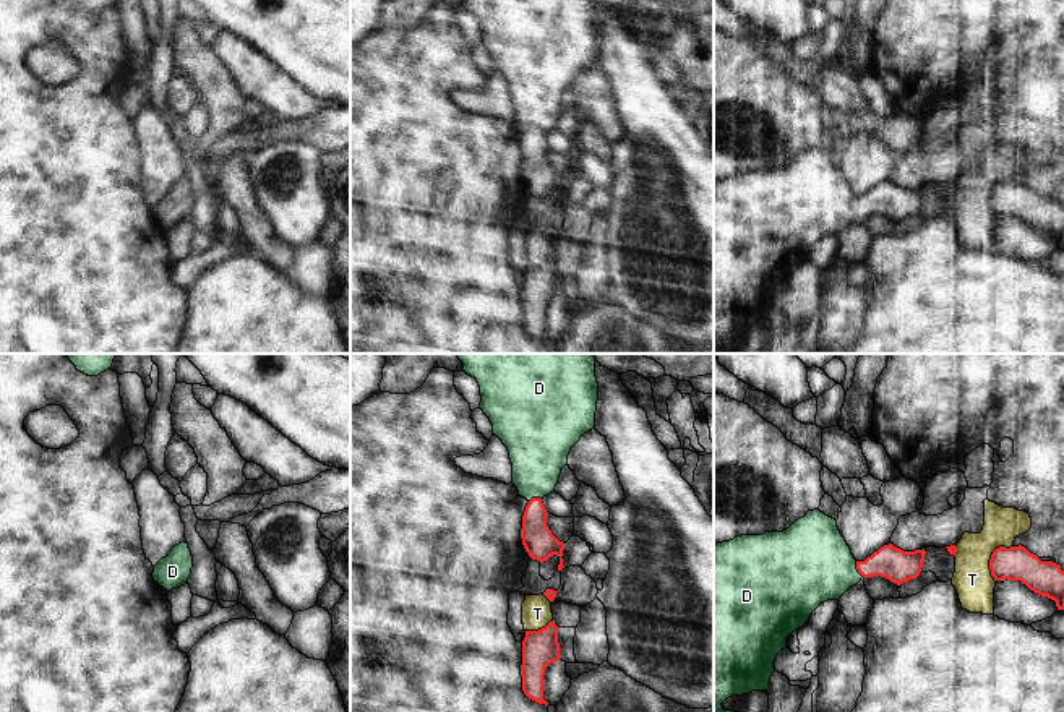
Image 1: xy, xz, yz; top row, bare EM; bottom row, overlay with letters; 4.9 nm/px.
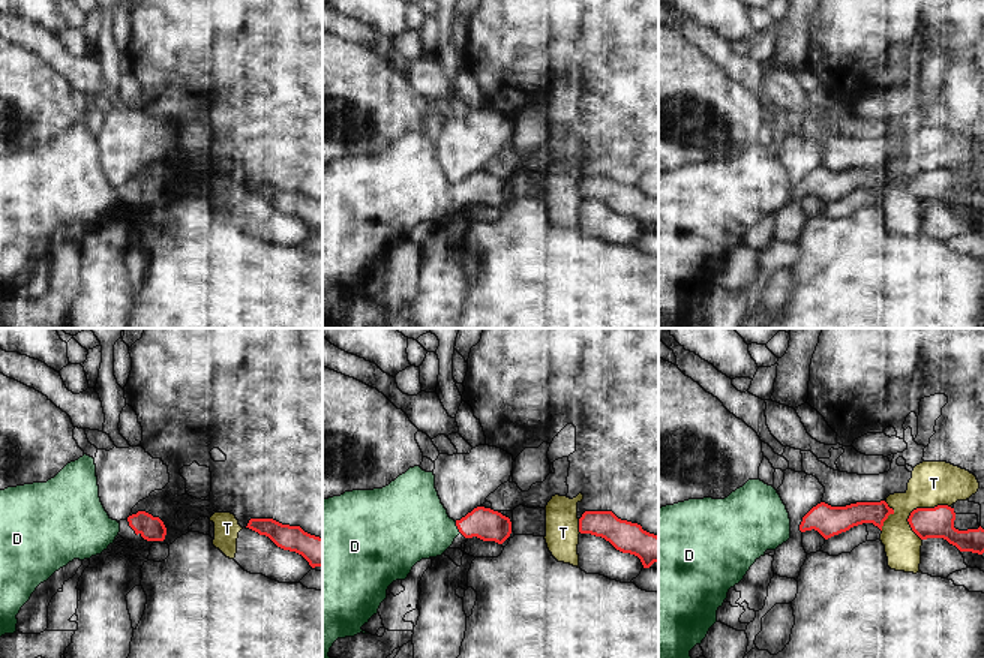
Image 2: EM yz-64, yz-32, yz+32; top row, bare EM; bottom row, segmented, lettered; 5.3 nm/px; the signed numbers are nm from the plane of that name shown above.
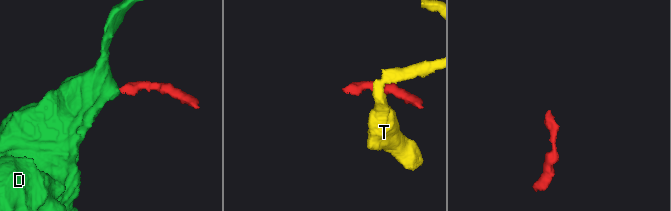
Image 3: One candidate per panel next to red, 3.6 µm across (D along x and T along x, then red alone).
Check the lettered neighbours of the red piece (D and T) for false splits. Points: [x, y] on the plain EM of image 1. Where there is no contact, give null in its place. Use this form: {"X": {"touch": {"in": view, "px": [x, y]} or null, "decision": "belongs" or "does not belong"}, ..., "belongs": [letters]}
{"D": {"touch": {"in": "yz", "px": [857, 205]}, "decision": "belongs"}, "T": {"touch": {"in": "yz", "px": [991, 195]}, "decision": "does not belong"}, "belongs": ["D"]}

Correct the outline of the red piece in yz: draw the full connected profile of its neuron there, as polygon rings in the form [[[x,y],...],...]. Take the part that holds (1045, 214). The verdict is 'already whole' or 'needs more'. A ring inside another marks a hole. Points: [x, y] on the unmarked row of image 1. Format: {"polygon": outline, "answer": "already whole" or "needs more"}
{"polygon": [[[999,183],[993,188],[989,206],[994,217],[1020,217],[1030,227],[1056,238],[1064,247],[1064,208],[1053,198],[1041,198],[1025,183]]], "answer": "already whole"}

